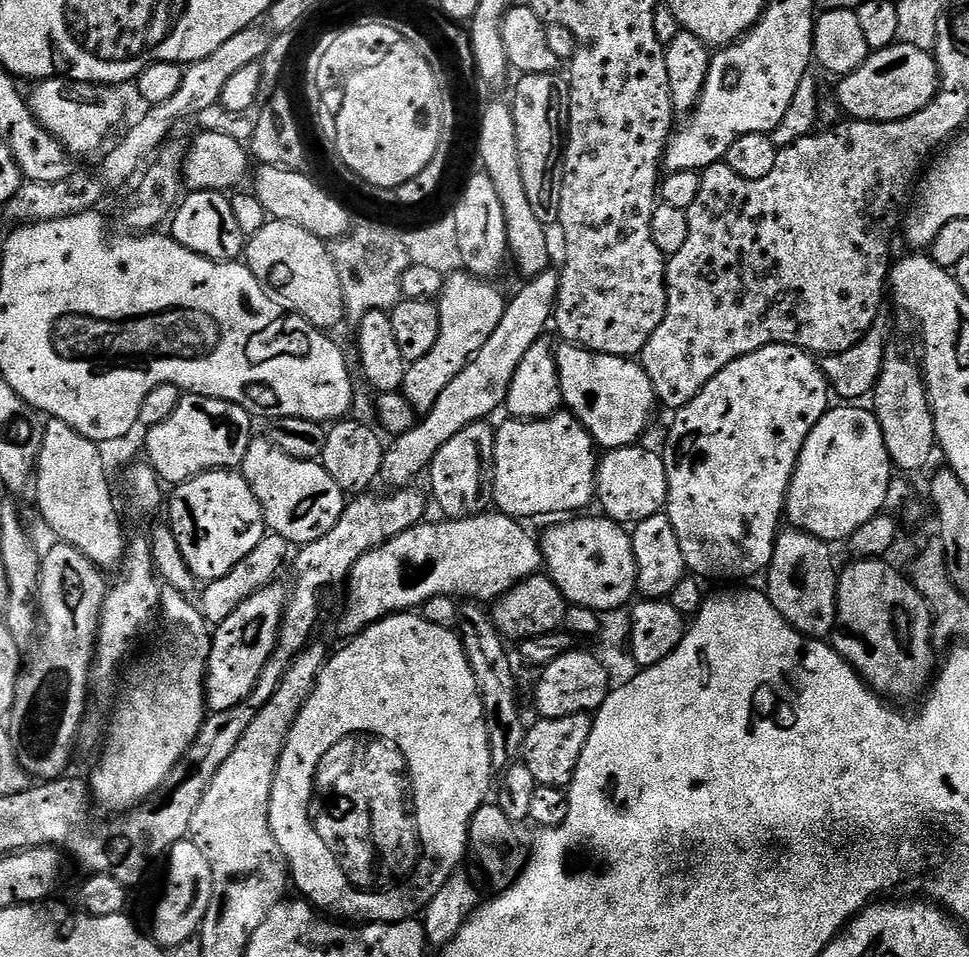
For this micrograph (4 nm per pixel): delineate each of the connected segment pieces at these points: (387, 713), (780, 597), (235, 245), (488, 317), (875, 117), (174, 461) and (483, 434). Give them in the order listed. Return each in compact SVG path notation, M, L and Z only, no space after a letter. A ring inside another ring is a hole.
M406 611L384 617L364 629L359 636L351 637L345 644L348 644L345 648L340 648L333 656L331 653L327 657L324 667L316 677L316 685L310 698L302 706L286 738L286 746L280 755L276 777L272 783L268 825L277 846L280 847L280 855L284 857L291 883L294 888L296 884L297 890L301 892L297 893L307 903L348 922L393 924L415 917L461 867L464 856L466 860L468 827L476 811L489 799L488 791L492 792L494 788L486 718L483 716L478 683L475 682L470 662L464 653L463 642L452 628L434 626L434 622L426 622L423 616Z
M784 530L777 535L776 549L768 563L766 595L776 607L778 614L803 636L813 638L831 637L837 627L836 585L838 568L832 565L832 552L827 543L814 538L809 532Z
M189 191L187 195L179 201L171 217L170 235L172 239L186 250L207 260L216 260L219 264L239 261L246 252L246 238L242 230L238 230L231 199L222 192Z
M464 270L451 273L445 279L443 291L438 296L438 342L434 342L434 350L430 350L426 358L407 365L404 374L402 394L413 411L423 414L431 410L434 402L438 402L438 394L442 394L442 390L450 386L453 378L472 361L478 350L486 346L486 338L490 338L490 334L498 330L498 322L502 322L505 303L506 296L487 279L477 278Z
M894 43L888 48L873 51L866 63L839 81L836 88L835 103L849 112L852 120L871 120L885 124L891 120L905 120L921 112L935 98L940 86L940 70L936 66L932 52L923 52L909 44Z
M185 395L166 422L147 429L147 463L152 465L157 476L168 486L185 484L204 472L239 469L254 439L252 424L253 417L236 404L212 400L208 396Z
M488 422L466 426L446 446L434 454L426 477L432 483L432 496L443 515L449 520L464 520L468 516L481 515L492 500L492 455L496 445L496 433Z

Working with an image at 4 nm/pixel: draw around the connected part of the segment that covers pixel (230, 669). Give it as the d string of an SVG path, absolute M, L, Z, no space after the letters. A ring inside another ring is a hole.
M280 582L267 584L258 594L246 598L226 622L215 625L211 633L212 649L208 655L206 679L204 681L204 699L209 713L225 712L237 708L247 701L270 654L276 648L276 639L280 632L280 620L284 616L284 607L288 605L290 592Z

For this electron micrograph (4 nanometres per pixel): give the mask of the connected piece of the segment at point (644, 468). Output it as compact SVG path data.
M633 446L630 448L614 448L608 451L605 451L603 455L599 457L598 467L596 470L596 495L595 499L600 500L600 504L604 509L602 509L603 515L607 519L612 520L615 524L621 526L635 526L641 524L646 518L654 518L655 516L661 515L665 511L667 502L668 502L668 479L666 478L666 466L664 465L664 457L659 451L651 452L648 448L640 448L641 446Z

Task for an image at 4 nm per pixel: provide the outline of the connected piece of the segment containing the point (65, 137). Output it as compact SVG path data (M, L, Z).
M53 78L39 81L30 95L30 107L36 120L77 157L96 152L124 116L124 104L115 87L103 84L78 84L74 80Z

